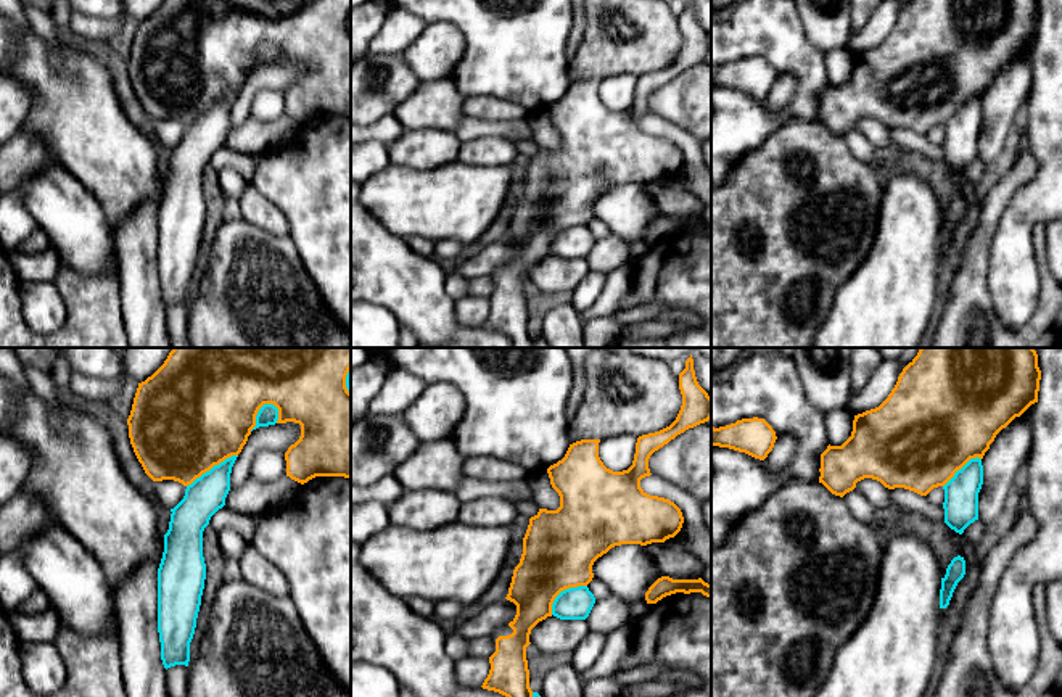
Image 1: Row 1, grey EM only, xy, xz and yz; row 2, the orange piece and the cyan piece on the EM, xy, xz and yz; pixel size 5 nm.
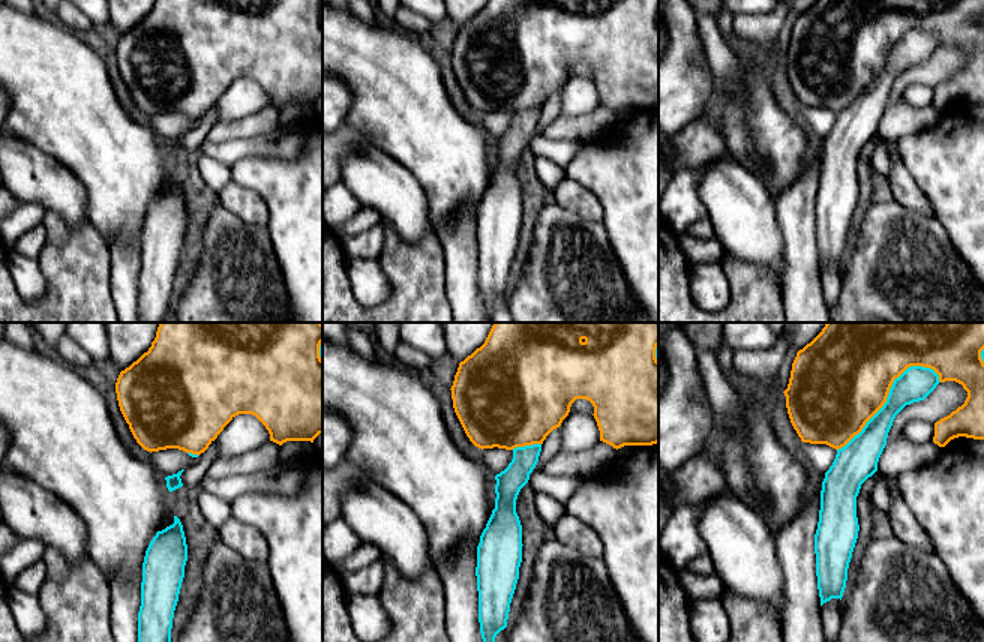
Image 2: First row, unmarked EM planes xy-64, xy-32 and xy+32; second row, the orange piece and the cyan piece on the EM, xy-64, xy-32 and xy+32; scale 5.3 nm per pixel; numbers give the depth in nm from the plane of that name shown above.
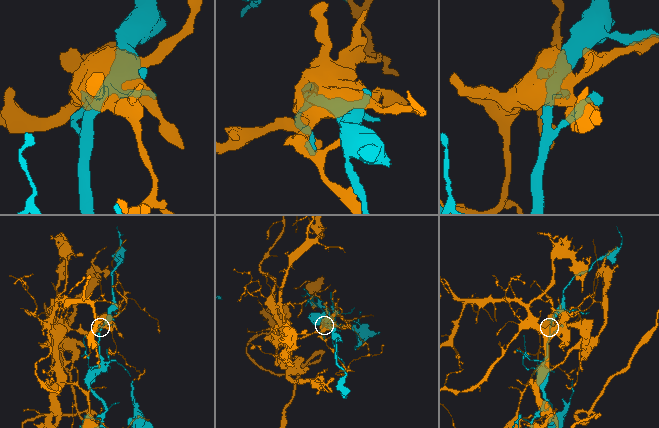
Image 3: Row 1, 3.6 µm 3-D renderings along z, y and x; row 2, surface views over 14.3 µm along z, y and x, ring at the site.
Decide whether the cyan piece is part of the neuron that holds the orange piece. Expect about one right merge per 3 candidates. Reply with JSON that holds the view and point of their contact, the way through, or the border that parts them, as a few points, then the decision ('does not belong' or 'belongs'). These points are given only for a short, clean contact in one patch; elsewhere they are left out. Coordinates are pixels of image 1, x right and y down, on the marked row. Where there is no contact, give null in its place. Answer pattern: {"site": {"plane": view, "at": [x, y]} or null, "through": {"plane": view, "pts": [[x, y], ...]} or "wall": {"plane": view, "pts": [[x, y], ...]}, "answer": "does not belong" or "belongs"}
{"site": {"plane": "xy", "at": [258, 411]}, "answer": "does not belong"}

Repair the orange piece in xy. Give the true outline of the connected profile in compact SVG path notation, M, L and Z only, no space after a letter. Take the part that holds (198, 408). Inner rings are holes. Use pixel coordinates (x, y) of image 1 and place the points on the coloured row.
M174 348L164 364L138 383L127 419L130 444L153 481L174 480L188 486L214 465L238 456L256 427L259 409L274 404L277 423L301 425L299 439L285 452L286 476L301 485L315 476L351 478L349 370L351 348Z

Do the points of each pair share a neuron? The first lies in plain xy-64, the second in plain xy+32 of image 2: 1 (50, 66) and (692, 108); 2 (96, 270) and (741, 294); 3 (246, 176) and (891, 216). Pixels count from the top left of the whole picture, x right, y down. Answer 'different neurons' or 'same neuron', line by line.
1: different neurons
2: same neuron
3: different neurons

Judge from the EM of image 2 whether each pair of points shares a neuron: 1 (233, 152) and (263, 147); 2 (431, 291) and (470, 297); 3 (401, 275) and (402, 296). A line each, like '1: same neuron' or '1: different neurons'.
1: same neuron
2: different neurons
3: same neuron

